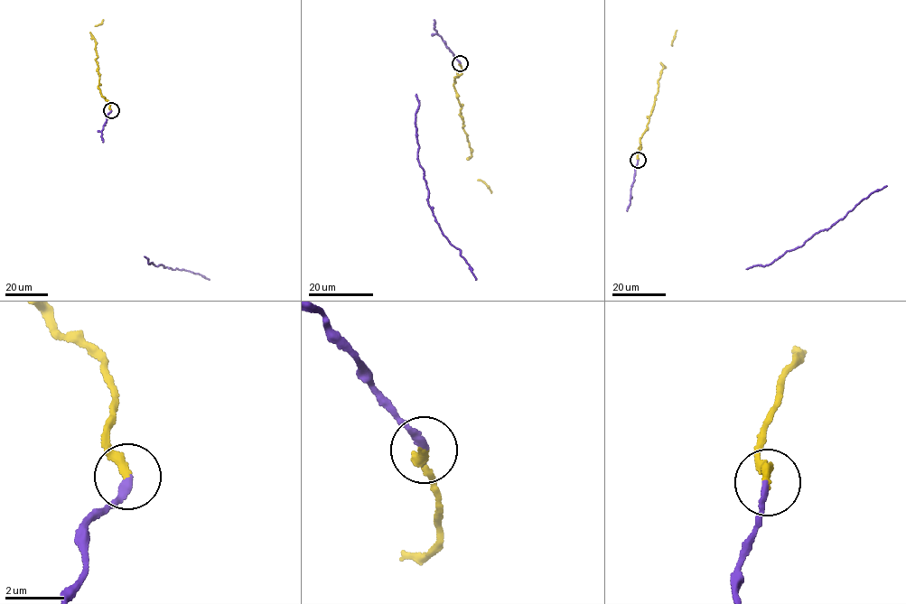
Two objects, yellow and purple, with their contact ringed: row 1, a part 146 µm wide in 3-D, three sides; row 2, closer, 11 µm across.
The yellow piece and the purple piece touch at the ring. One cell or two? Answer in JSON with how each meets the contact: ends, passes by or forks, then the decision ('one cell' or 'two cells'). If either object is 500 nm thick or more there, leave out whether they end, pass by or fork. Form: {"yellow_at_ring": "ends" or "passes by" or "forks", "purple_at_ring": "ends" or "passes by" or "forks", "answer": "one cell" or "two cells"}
{"yellow_at_ring": "ends", "purple_at_ring": "ends", "answer": "one cell"}

